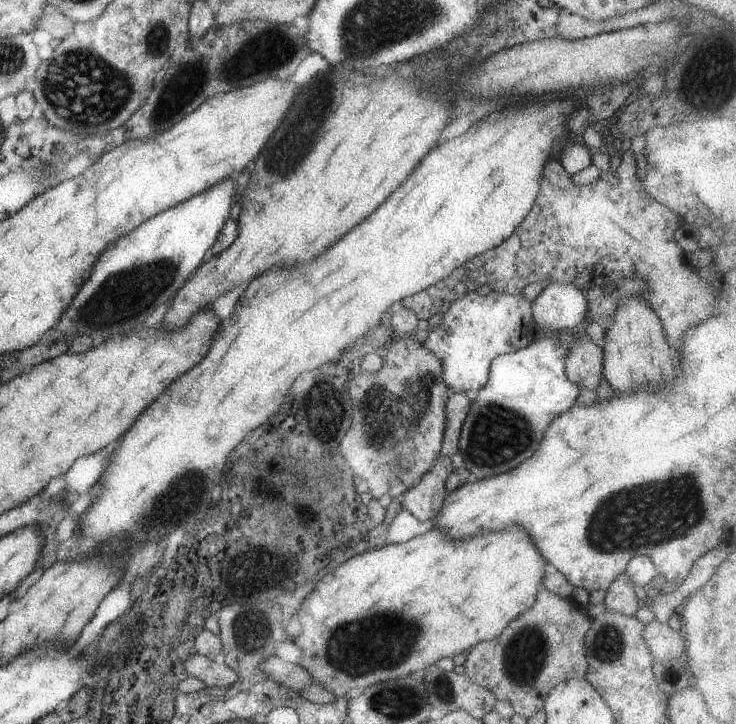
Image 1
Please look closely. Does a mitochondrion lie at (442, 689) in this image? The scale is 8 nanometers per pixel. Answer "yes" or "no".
yes

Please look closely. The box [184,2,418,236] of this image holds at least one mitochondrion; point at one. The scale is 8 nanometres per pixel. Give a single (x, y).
(291, 149)

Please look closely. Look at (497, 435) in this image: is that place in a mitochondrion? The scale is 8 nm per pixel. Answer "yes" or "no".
yes

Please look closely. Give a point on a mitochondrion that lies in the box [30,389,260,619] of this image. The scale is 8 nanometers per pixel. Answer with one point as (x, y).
(180, 496)

